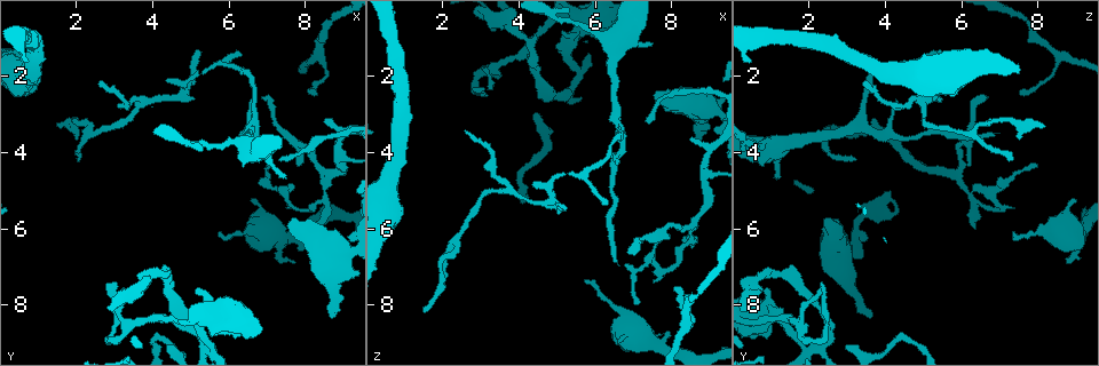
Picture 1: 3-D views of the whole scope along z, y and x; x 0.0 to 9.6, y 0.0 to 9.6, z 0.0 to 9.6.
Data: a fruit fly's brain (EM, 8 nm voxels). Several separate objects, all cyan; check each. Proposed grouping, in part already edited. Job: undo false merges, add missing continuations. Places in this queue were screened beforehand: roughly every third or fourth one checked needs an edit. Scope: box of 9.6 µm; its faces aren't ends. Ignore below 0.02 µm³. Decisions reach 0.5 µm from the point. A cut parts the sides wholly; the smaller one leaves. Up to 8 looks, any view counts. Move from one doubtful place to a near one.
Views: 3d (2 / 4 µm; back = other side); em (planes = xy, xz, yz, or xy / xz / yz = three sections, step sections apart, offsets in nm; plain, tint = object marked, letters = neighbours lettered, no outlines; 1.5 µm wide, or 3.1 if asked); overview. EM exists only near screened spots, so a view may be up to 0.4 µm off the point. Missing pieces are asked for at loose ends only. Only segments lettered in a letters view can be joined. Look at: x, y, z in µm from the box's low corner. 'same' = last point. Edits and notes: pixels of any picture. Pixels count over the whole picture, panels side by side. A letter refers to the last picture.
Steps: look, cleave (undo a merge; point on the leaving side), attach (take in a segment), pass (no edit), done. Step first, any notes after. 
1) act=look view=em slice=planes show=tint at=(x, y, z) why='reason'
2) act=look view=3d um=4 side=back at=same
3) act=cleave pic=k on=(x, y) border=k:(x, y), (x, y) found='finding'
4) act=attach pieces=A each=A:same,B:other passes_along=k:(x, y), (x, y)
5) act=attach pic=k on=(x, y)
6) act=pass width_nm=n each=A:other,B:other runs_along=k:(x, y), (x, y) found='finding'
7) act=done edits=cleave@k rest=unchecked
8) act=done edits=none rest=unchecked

act=look view=3d um=4 side=back at=(8.30, 6.00, 6.35) why='thin end'

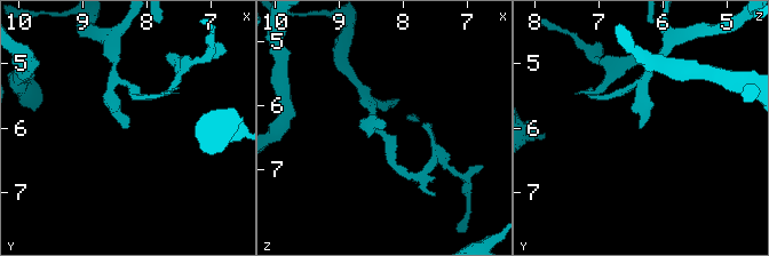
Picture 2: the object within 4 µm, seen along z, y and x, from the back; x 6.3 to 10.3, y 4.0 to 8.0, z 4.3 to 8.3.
act=look view=em slice=planes show=tint at=(8.30, 6.00, 6.35)

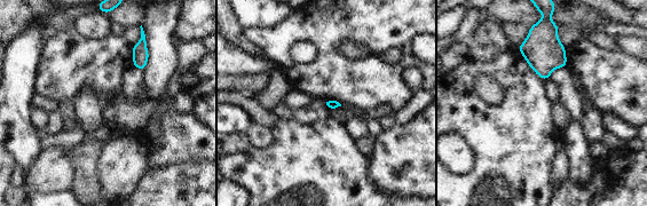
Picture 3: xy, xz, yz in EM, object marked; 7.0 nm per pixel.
act=look view=em slice=planes show=letters at=same why='what lies round it'

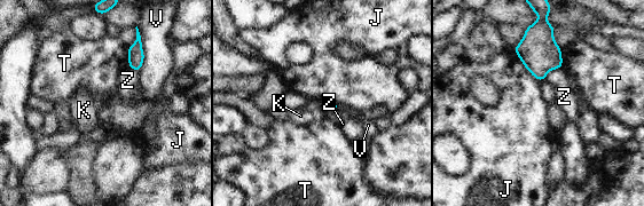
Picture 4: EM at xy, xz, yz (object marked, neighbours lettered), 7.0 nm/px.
act=pass each=J:other,K:other,T:other,V:other,Z:other border=4:(512, 49), (523, 65), (540, 82) found='no lettered segment goes on from it'

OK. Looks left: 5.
act=look view=em slice=xz step=4 show=letters at=(7.95, 6.60, 8.75) why='branch stops here'

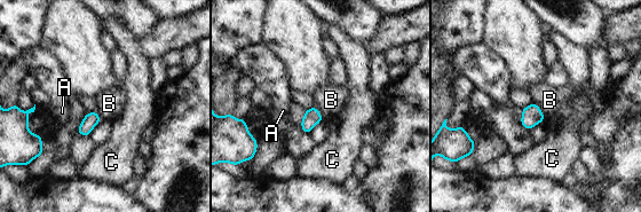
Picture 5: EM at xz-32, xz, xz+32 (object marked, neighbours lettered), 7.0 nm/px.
act=pass each=A:other,B:other,C:other found='no lettered segment goes on from it'

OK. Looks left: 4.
act=look view=3d um=2 at=(6.50, 3.60, 4.60)

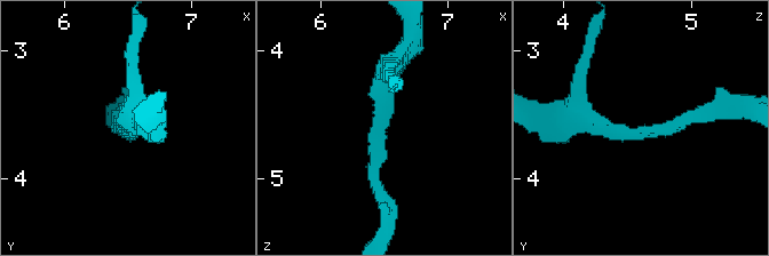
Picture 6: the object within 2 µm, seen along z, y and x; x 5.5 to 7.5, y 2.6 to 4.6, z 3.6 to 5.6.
act=look view=em slice=yz step=8 show=tint at=(6.46, 3.64, 4.64) arm_widths_nm=170,190 why='now the EM'

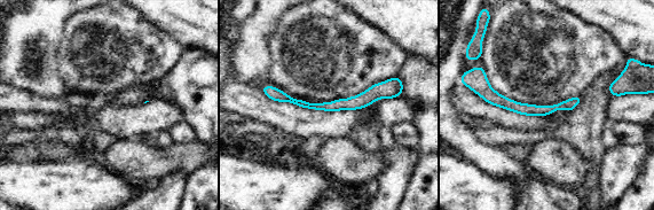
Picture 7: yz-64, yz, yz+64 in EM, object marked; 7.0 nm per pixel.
act=look view=em slice=yz step=8 show=letters at=same

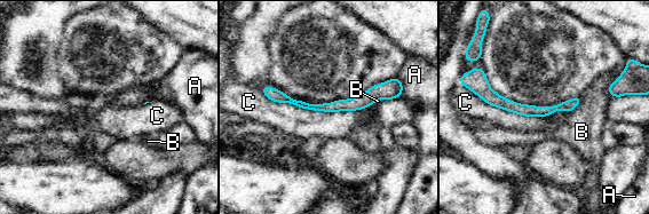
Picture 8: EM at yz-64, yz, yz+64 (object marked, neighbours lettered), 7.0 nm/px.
act=pass each=A:other,B:other,C:other runs_along=8:(266, 89), (308, 106), (395, 93) found='all the same neuron'

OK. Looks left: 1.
act=done edits=none rest=unchecked

